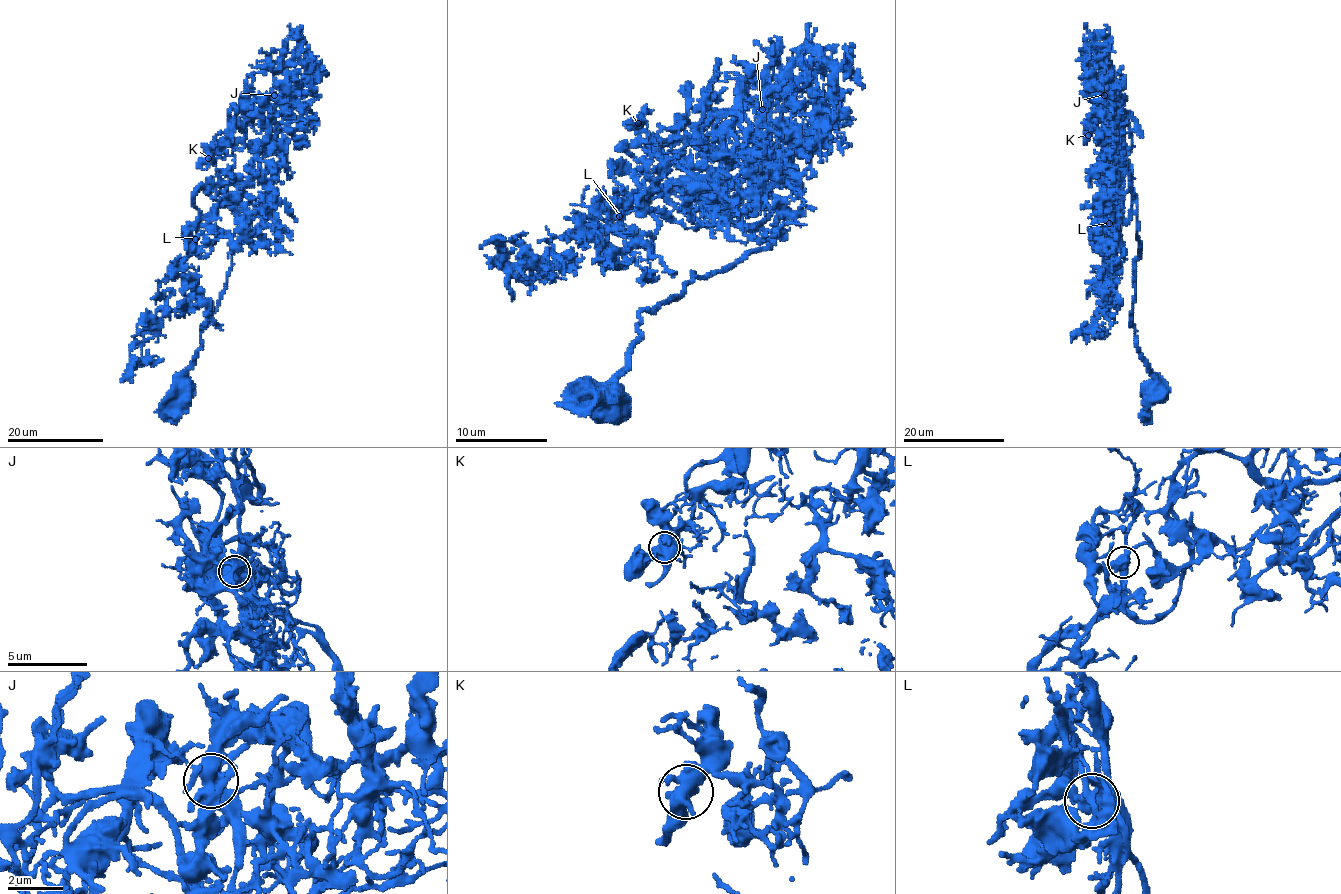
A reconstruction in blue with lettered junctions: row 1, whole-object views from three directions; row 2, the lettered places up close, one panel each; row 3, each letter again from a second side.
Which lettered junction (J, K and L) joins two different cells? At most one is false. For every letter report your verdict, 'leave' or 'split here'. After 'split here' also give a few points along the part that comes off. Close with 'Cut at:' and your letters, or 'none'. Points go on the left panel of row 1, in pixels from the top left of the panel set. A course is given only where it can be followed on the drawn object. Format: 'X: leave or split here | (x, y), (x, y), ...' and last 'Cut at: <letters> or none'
J: leave
K: leave
L: leave
Cut at: none

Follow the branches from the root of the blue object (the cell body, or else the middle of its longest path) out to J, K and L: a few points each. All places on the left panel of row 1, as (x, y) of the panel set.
J: (183, 387), (231, 255), (273, 211), (276, 191), (260, 182), (259, 164), (278, 114), (287, 115), (274, 95)
K: (183, 387), (231, 255), (276, 195), (240, 214), (251, 181), (220, 144), (208, 158)
L: (183, 387), (231, 255), (273, 211), (276, 191), (269, 189), (259, 213), (223, 205), (203, 215), (196, 238)

